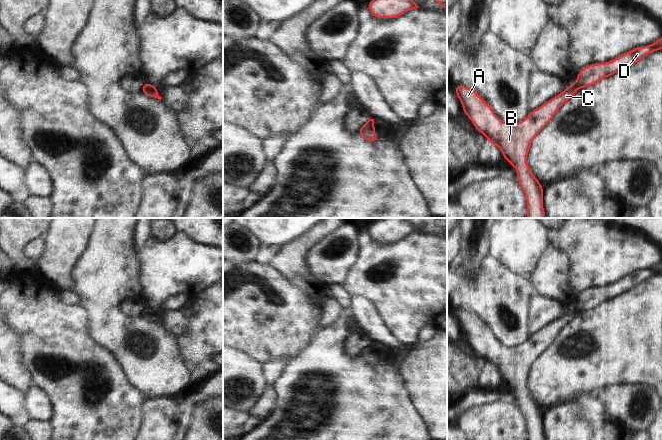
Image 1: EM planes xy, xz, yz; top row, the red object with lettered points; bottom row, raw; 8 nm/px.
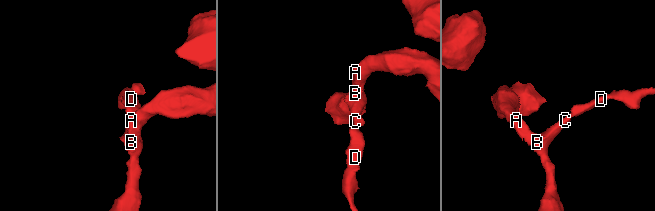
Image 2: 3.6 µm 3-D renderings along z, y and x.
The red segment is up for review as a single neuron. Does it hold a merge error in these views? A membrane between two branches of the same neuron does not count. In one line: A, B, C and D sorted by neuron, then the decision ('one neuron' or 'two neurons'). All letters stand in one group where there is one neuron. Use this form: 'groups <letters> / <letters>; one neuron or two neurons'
groups A B C / D; two neurons

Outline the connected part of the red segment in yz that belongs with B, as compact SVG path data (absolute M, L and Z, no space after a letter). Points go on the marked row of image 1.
M461 84L456 85L455 94L475 129L491 144L498 146L503 159L516 168L517 180L527 200L527 218L545 218L544 189L526 162L531 143L576 91L575 84L568 85L563 92L530 111L524 120L510 124L498 118L491 106L476 91Z

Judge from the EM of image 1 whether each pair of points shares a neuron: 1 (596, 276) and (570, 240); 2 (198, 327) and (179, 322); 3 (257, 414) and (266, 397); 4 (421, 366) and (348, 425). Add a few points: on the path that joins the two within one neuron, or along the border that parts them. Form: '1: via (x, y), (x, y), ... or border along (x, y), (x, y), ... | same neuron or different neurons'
1: via (596, 267), (579, 249) | same neuron
2: border along (187, 318), (187, 330), (176, 338) | different neurons
3: via (260, 410), (266, 401) | same neuron
4: border along (401, 379), (411, 403) | different neurons

